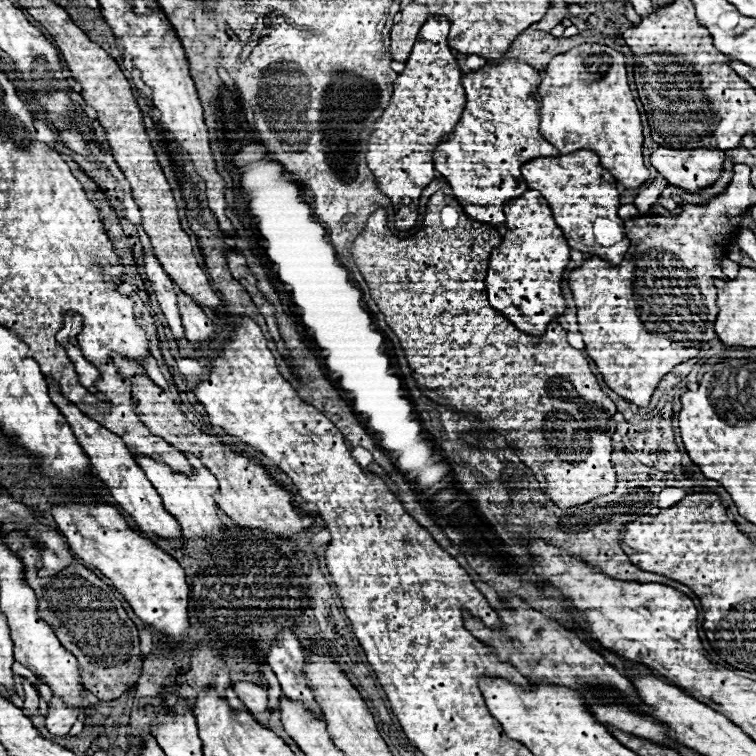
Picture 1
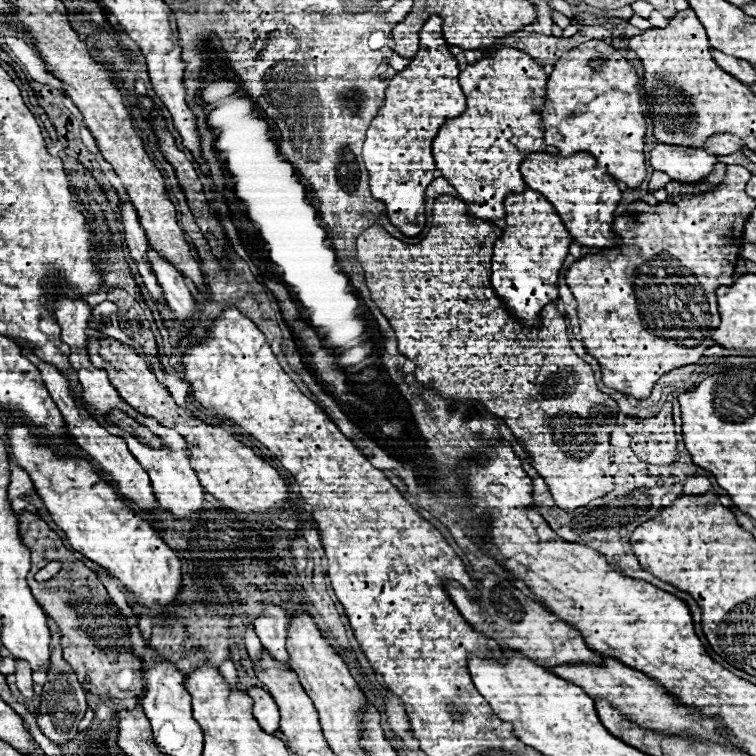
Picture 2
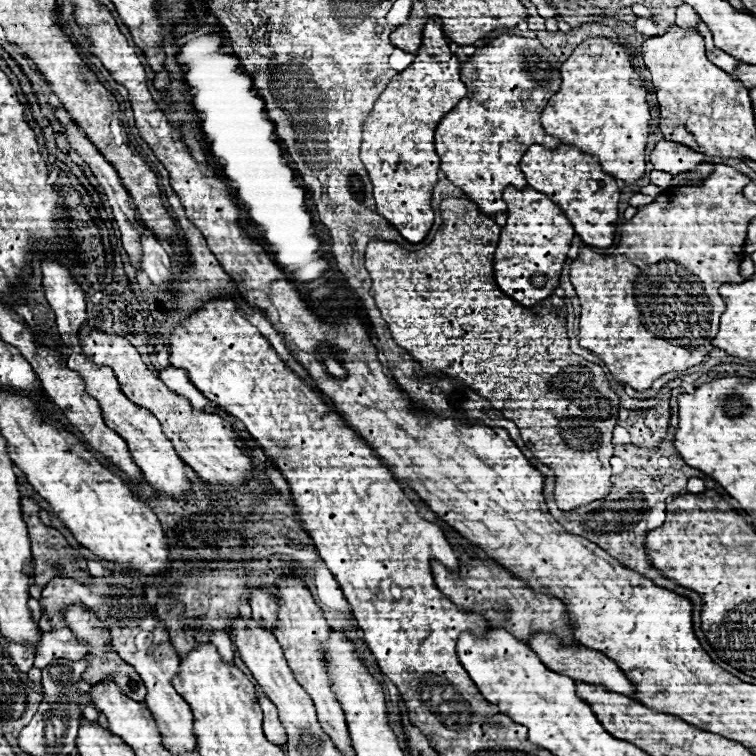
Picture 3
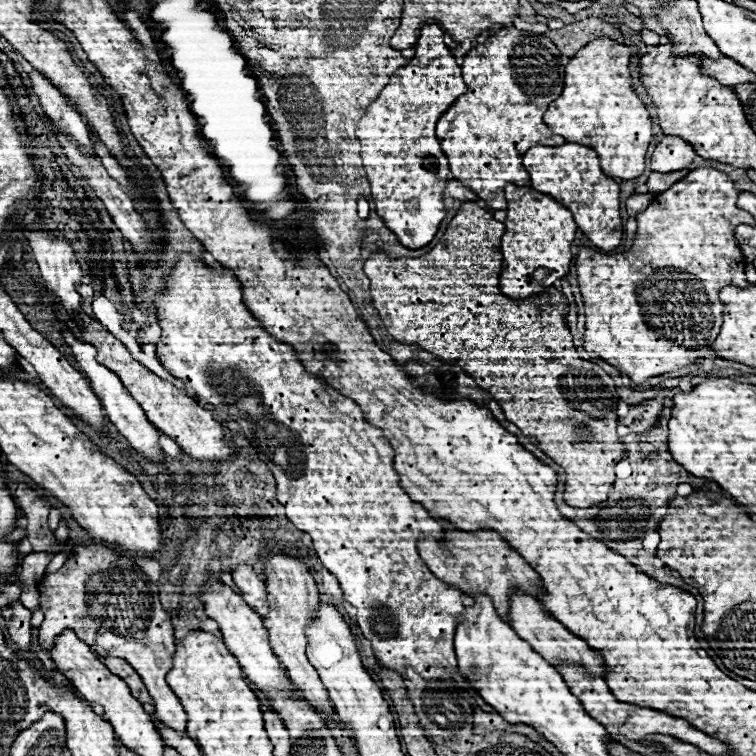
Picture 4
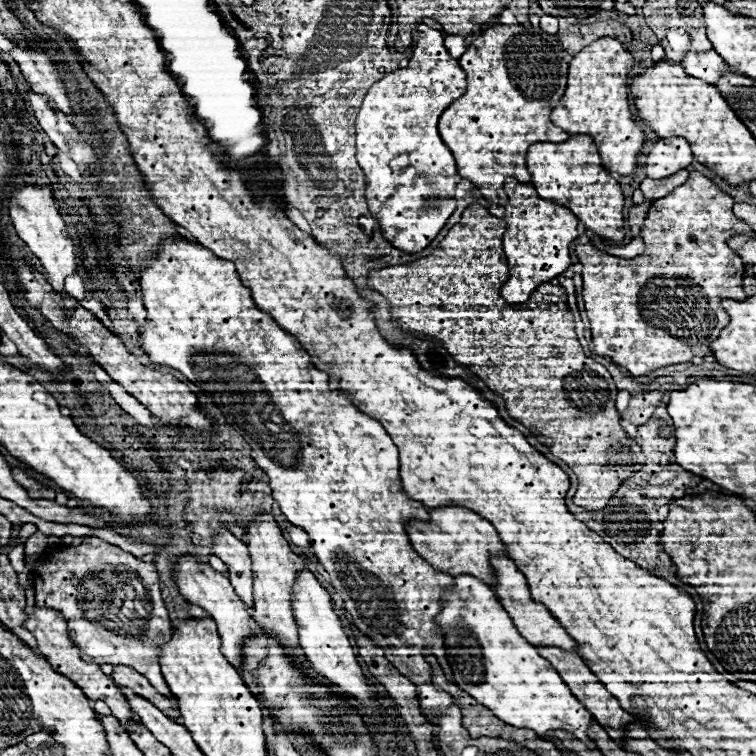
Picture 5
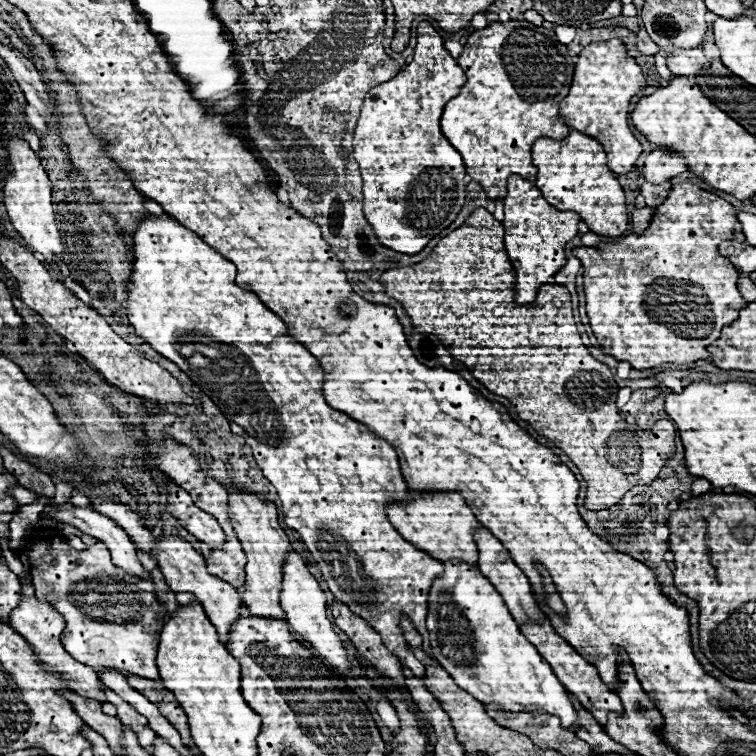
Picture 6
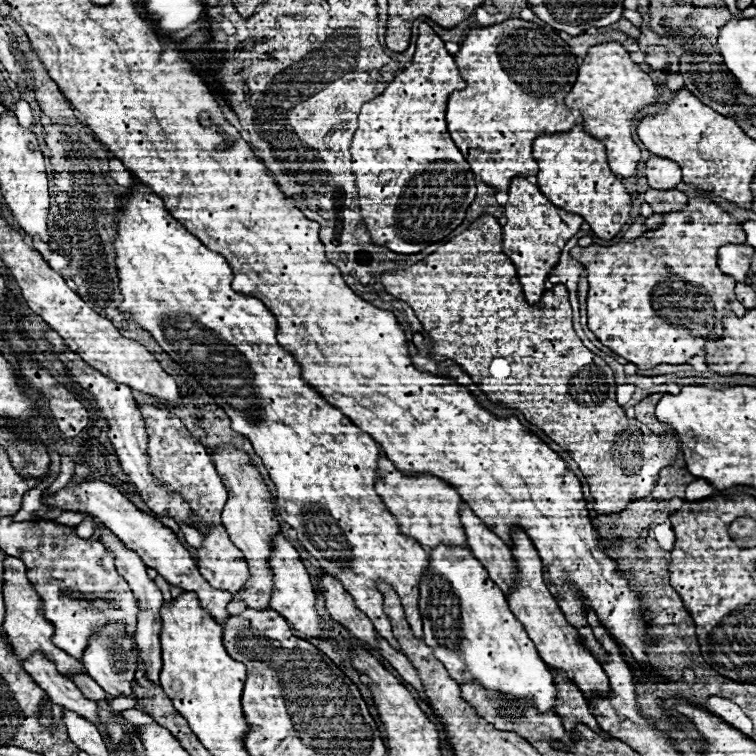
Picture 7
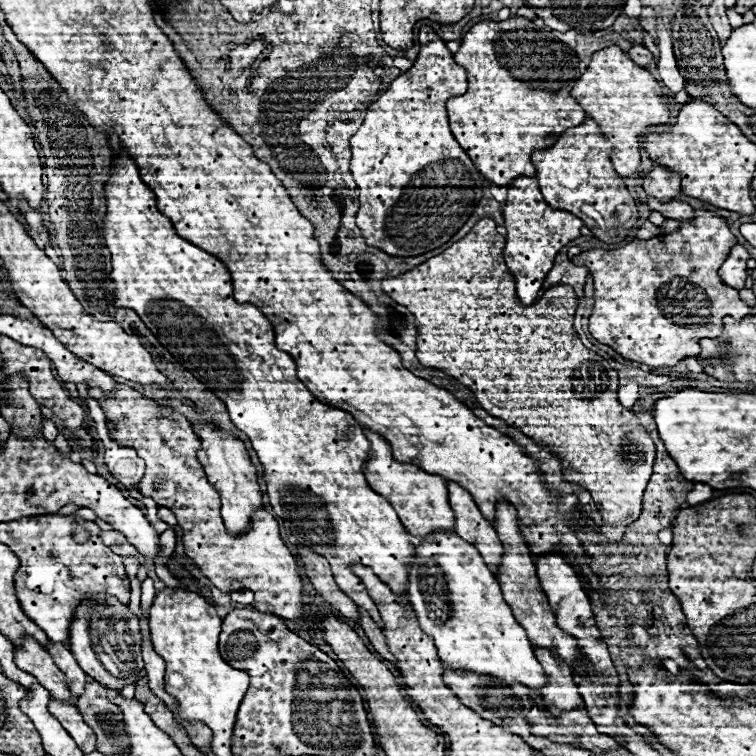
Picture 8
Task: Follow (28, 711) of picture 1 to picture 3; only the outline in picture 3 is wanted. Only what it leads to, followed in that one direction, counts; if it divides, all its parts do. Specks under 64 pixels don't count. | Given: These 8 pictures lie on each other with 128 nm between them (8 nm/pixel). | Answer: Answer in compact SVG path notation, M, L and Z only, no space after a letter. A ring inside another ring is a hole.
M8 644L8 654L14 662L14 666L28 674L28 670L32 668L32 662L34 662L34 652L30 648L20 648L20 644Z

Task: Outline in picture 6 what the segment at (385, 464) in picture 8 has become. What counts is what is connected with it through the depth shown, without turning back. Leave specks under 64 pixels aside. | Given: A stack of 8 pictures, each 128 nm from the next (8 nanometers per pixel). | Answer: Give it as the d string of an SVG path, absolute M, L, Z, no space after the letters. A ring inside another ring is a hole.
M442 492L436 496L432 494L410 494L400 502L392 502L388 508L388 518L392 526L418 550L428 552L436 560L444 562L450 558L458 558L472 568L478 568L478 548L474 542L474 534L482 528L476 520L468 504L464 504L462 496L454 492Z

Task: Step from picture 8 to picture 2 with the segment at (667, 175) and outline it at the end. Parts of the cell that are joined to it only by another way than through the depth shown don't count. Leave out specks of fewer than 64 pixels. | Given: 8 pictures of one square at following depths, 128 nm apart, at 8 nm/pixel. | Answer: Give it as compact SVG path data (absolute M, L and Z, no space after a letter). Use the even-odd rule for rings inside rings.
M656 144L650 152L650 164L654 170L668 174L676 182L694 184L704 180L718 158L700 148L680 148L672 144Z

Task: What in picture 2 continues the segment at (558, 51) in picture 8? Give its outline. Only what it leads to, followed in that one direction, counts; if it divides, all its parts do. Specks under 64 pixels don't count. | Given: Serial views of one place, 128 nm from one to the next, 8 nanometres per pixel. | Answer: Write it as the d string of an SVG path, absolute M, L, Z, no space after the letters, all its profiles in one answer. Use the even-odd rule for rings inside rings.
M502 46L496 52L484 54L480 62L468 64L468 68L460 72L460 86L468 98L468 108L462 116L448 120L444 128L440 128L432 144L432 154L436 160L436 168L454 186L454 190L464 200L472 216L482 220L504 218L506 194L526 190L522 174L520 174L520 164L524 162L524 158L532 152L558 154L558 148L544 144L540 110L544 106L546 82L548 82L546 70L540 68L540 64L536 64L530 56L524 56L524 52L516 52L516 48L510 48L510 46Z

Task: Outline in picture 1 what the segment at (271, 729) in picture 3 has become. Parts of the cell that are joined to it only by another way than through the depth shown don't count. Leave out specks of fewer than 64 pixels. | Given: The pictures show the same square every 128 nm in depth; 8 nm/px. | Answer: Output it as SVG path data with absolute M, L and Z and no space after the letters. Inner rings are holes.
M234 682L234 692L238 698L246 704L246 708L256 716L256 720L268 720L270 712L266 710L268 694L264 688L252 684L252 682Z

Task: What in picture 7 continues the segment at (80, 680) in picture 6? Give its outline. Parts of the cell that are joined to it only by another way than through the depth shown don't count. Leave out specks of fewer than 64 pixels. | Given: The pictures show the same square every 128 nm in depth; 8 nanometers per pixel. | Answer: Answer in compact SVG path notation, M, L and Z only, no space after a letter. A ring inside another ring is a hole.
M6 556L4 560L4 604L6 604L6 634L8 640L12 642L16 654L20 656L20 660L28 660L28 656L32 656L34 652L42 652L48 660L52 660L56 664L56 668L60 670L62 676L72 678L76 672L84 674L84 666L80 660L68 656L64 650L56 648L52 644L52 636L54 636L54 624L50 620L44 618L42 614L42 600L38 598L36 590L32 584L28 584L26 578L26 566L20 558L14 556Z

